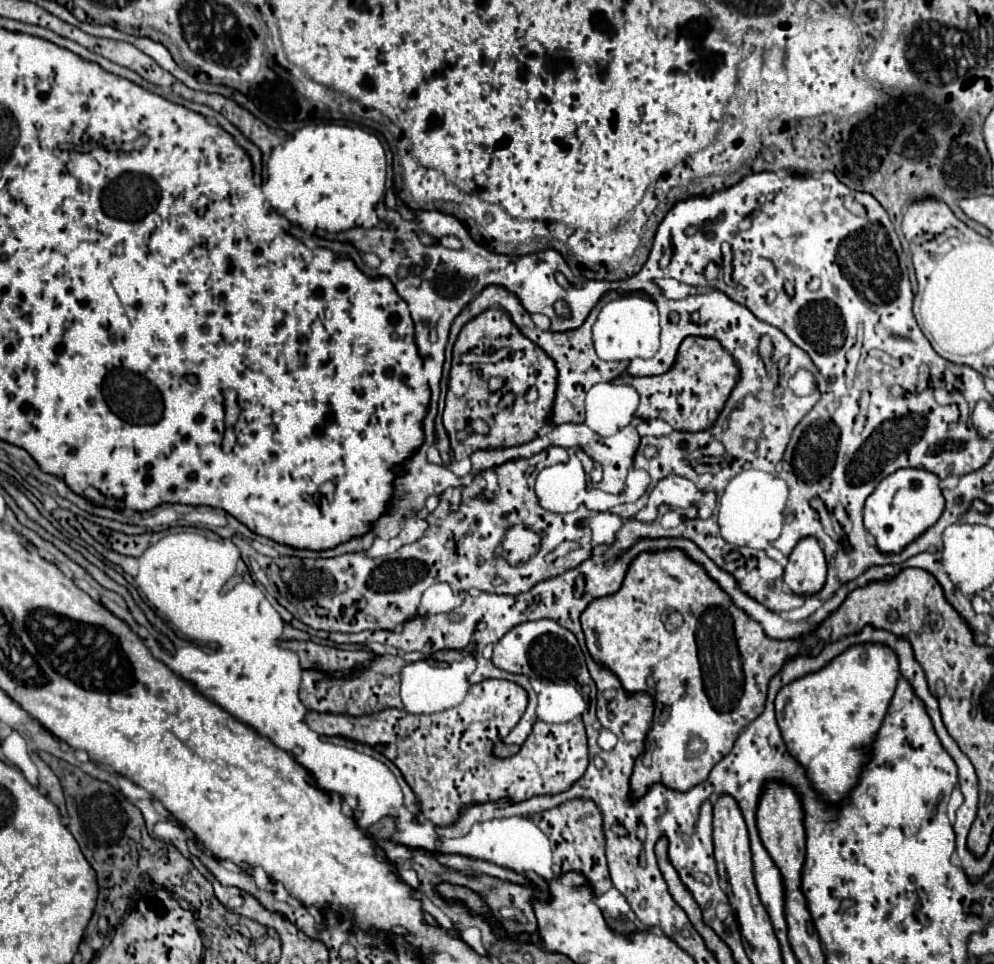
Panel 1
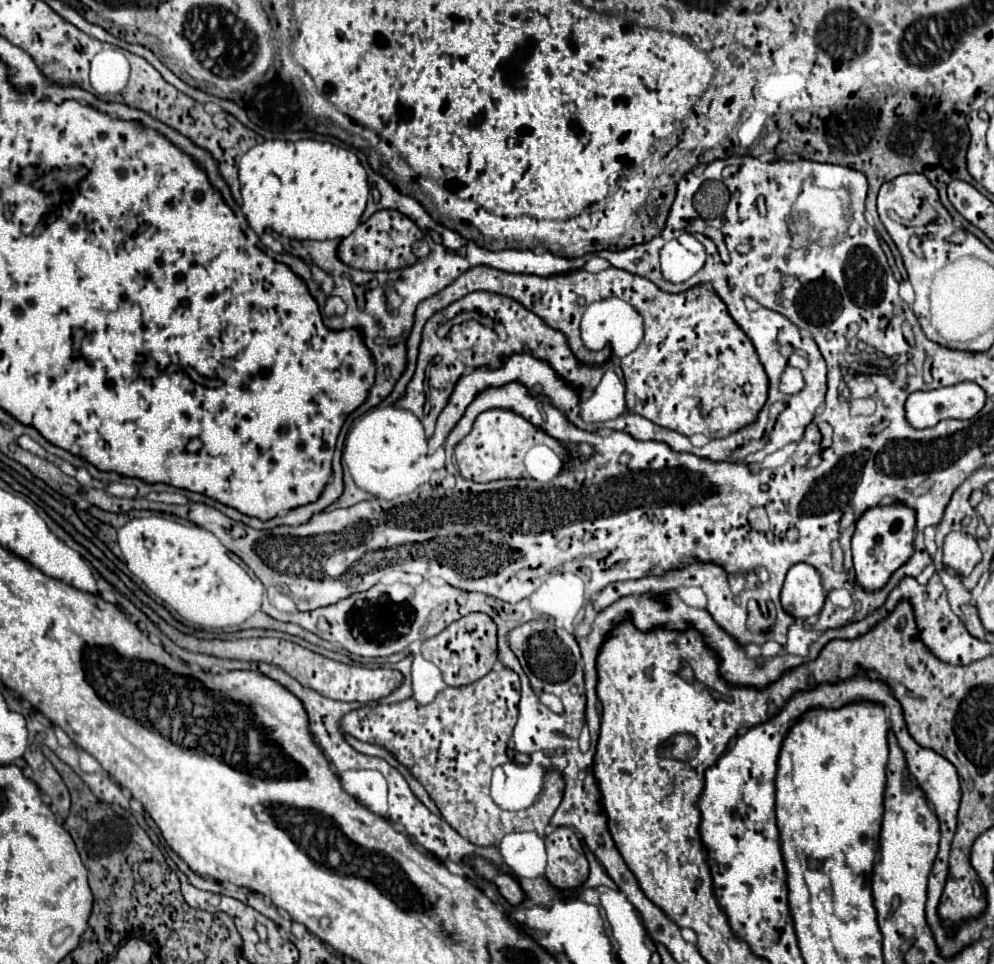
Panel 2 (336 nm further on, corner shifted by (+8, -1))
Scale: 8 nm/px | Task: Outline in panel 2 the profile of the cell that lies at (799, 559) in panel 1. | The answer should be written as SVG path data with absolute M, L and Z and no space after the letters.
M795 564L785 578L781 590L781 604L787 614L797 620L819 616L825 602L825 590L821 578L813 566Z

